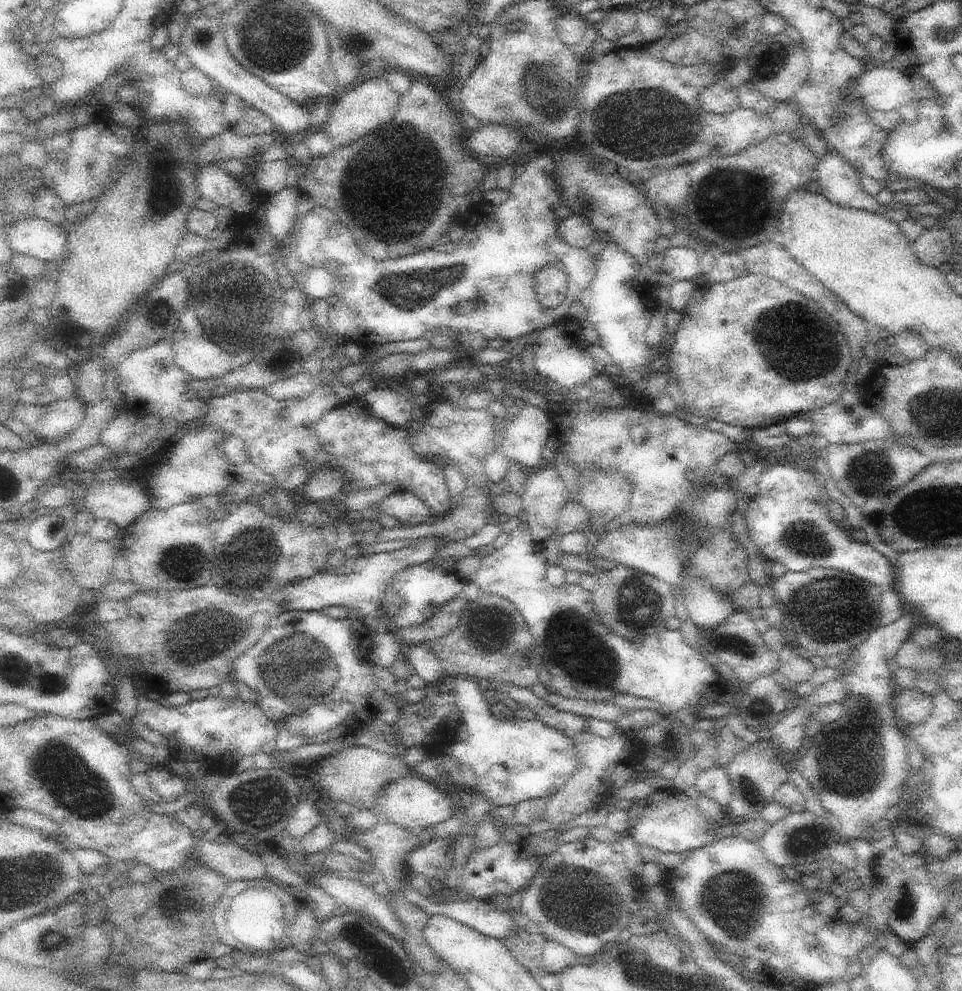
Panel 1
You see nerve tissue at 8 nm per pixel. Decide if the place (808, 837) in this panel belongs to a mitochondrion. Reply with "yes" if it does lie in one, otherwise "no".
yes

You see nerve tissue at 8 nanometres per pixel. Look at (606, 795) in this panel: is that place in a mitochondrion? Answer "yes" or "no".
no

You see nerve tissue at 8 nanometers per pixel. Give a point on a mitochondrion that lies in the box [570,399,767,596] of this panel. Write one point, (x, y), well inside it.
(684, 532)

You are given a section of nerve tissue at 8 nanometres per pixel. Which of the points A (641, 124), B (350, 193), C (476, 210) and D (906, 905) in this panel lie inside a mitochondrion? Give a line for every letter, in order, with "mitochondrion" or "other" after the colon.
A: mitochondrion
B: other
C: other
D: mitochondrion

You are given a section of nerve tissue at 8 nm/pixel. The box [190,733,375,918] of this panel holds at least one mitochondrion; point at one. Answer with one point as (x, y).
(258, 819)

